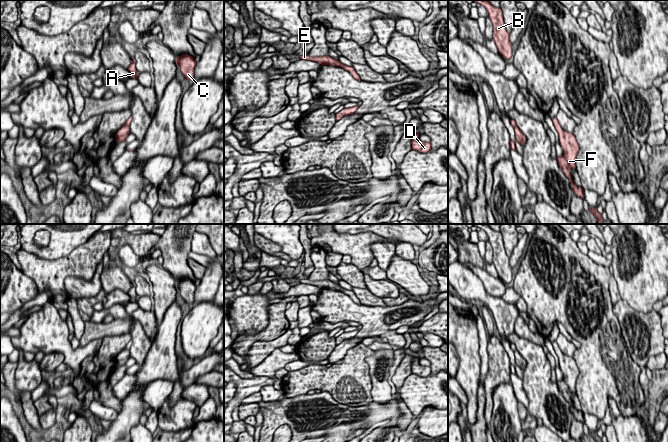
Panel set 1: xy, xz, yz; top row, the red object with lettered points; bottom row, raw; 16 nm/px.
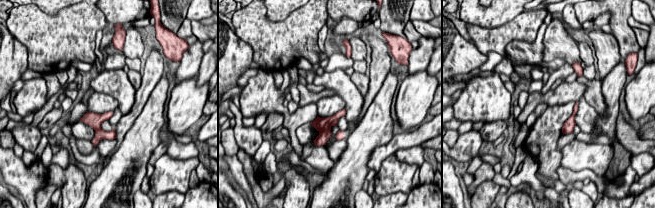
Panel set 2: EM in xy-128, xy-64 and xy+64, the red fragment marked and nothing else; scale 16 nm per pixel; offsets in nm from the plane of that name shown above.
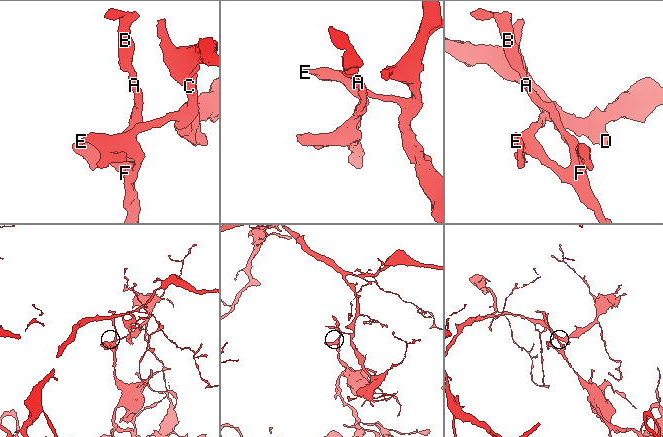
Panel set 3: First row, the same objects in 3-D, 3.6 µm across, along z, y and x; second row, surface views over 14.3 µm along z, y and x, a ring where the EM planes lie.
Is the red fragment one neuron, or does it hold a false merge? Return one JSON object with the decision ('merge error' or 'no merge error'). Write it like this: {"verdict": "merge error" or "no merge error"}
{"verdict": "merge error"}

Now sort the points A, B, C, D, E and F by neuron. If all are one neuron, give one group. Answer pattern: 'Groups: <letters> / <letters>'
Groups: A B E F / C D

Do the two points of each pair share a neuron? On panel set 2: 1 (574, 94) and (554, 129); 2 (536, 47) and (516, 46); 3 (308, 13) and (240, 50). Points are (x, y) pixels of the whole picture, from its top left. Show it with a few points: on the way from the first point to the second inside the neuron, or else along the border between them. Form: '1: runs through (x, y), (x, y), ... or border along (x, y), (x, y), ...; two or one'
1: border along (575, 101), (548, 105); two
2: runs through (531, 47), (521, 47); one
3: border along (233, 31), (251, 47), (253, 60); two

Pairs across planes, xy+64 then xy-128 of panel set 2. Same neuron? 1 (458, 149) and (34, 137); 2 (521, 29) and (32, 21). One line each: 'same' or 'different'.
1: same
2: same

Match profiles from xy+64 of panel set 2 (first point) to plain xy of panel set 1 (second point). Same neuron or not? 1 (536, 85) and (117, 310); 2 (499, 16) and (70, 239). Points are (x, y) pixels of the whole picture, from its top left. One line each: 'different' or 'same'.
1: same
2: same

